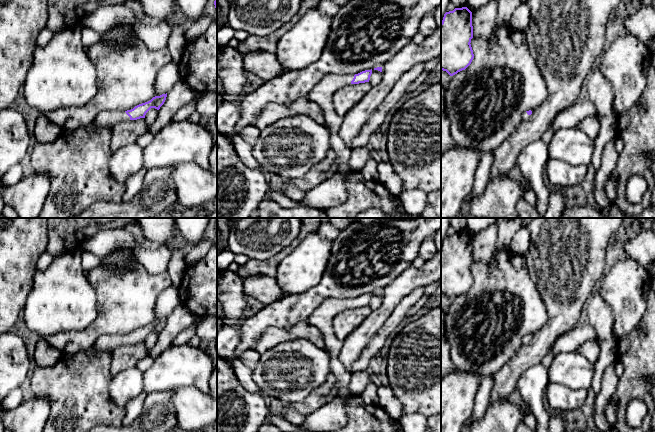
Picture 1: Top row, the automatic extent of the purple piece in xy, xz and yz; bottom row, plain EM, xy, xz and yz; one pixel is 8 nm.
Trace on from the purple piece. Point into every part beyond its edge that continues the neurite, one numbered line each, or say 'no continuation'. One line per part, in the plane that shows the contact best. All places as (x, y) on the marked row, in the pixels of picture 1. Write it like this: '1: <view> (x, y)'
1: xy (105, 118)

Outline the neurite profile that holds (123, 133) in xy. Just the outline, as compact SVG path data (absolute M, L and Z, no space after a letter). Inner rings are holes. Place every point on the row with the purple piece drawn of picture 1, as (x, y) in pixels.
M145 118L126 120L111 127L111 151L117 151L130 143L137 142L140 135L148 131Z

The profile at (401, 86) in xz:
M425 62L414 65L405 72L395 83L392 90L385 97L377 110L373 112L369 121L363 126L359 134L353 138L351 149L368 146L368 140L371 134L378 132L380 125L384 122L387 114L394 107L396 102L407 92L409 86L425 71Z

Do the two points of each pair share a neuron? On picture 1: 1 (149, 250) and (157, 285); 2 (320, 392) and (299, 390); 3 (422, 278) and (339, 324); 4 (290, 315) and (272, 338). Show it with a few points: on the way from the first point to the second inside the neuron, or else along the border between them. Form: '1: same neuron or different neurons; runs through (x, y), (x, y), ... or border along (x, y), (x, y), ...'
1: different neurons; border along (137, 260), (149, 272), (166, 271)
2: different neurons; border along (328, 375), (321, 384), (302, 400), (290, 402)
3: different neurons; border along (372, 311), (356, 329)
4: different neurons; border along (303, 323), (289, 330), (268, 327), (258, 337)

